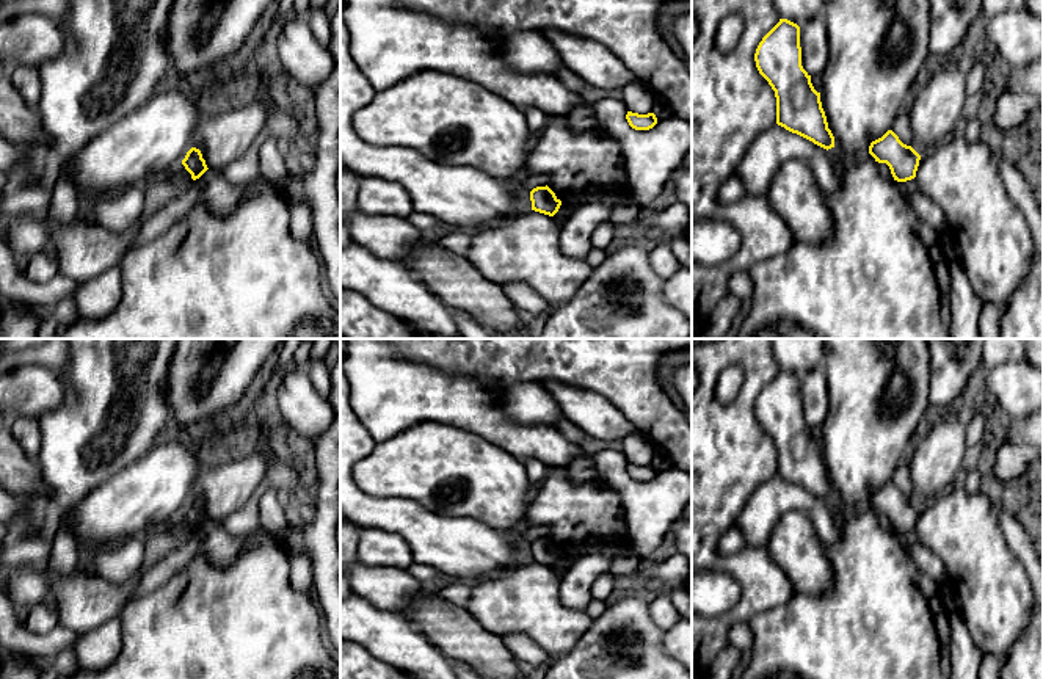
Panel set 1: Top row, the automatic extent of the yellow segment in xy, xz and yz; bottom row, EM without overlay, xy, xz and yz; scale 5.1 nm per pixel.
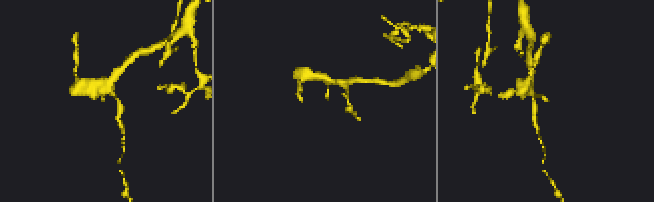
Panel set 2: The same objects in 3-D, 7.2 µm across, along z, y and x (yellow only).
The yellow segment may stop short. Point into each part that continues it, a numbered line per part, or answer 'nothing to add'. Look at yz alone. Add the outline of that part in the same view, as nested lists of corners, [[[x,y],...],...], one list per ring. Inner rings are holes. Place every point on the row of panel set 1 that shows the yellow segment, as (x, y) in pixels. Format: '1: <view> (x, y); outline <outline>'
nothing to add

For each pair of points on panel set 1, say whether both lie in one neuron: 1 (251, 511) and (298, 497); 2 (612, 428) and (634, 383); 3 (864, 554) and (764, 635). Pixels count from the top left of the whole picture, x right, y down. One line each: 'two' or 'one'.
1: one
2: two
3: one

